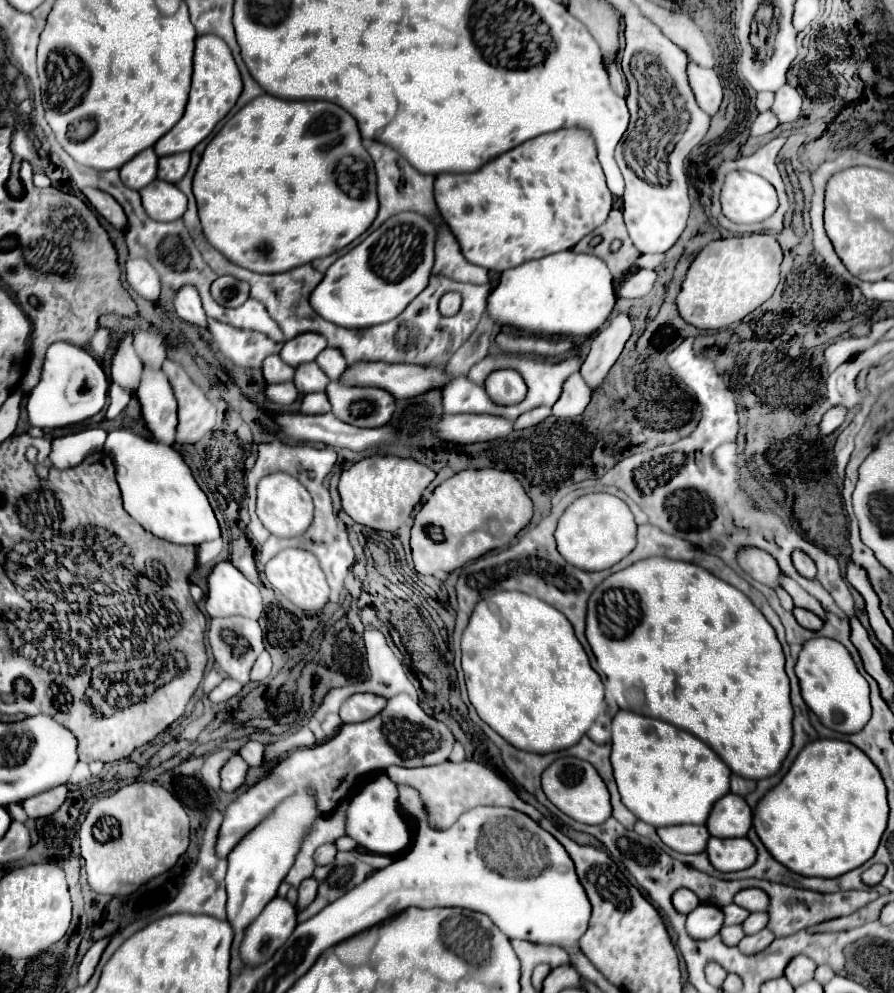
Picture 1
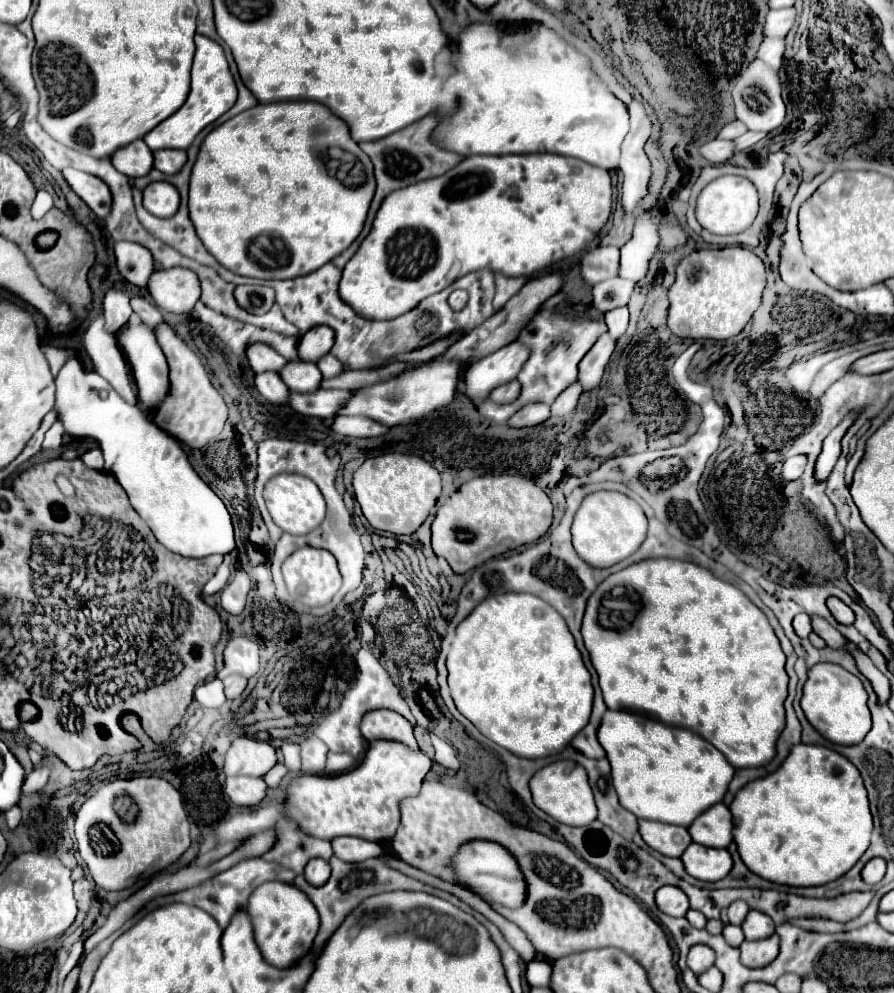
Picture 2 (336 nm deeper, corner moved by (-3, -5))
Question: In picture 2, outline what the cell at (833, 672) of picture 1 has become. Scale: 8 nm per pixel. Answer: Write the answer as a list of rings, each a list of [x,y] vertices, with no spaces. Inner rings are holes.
[[[819,663],[809,669],[809,679],[801,697],[801,709],[821,737],[837,745],[857,745],[871,729],[871,713],[867,709],[867,691],[863,683],[853,673],[833,663]]]

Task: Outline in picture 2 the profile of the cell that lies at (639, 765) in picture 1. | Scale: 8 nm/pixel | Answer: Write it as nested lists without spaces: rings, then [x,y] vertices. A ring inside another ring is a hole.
[[[607,709],[597,735],[613,769],[613,785],[619,795],[619,803],[639,819],[653,819],[689,827],[689,823],[693,823],[693,819],[701,815],[701,811],[709,809],[713,803],[721,803],[723,795],[727,793],[727,785],[733,779],[735,769],[727,763],[721,751],[717,751],[701,735],[689,729],[665,725],[641,713]]]

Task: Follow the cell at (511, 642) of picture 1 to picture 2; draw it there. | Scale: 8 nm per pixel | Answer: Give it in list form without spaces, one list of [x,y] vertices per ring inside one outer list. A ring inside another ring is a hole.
[[[499,593],[481,601],[469,617],[457,625],[447,655],[447,683],[461,715],[465,715],[487,739],[517,757],[539,759],[561,753],[589,723],[593,685],[583,665],[575,639],[565,619],[543,599],[531,593]]]

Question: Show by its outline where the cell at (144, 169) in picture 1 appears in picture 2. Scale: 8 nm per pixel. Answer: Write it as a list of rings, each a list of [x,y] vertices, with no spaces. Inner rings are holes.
[[[137,139],[121,149],[117,149],[111,157],[117,171],[127,177],[143,177],[153,167],[153,151],[145,145],[143,139]]]

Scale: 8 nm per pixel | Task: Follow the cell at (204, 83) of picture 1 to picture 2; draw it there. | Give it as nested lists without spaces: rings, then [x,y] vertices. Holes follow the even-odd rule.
[[[195,35],[195,47],[197,47],[197,51],[195,51],[193,67],[191,67],[191,93],[177,113],[173,113],[165,121],[161,121],[153,131],[149,131],[145,135],[145,143],[149,145],[151,151],[165,149],[165,147],[169,147],[169,149],[189,147],[193,143],[193,139],[197,137],[197,133],[203,127],[207,127],[209,123],[213,123],[215,119],[219,119],[225,111],[229,111],[237,99],[235,81],[229,73],[229,65],[223,55],[223,49],[205,35]]]

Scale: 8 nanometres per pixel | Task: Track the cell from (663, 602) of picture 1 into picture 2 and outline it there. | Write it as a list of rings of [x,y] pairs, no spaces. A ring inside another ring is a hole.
[[[665,557],[663,559],[645,559],[645,561],[639,561],[639,563],[633,563],[625,569],[621,569],[619,573],[609,575],[597,587],[597,591],[587,601],[581,635],[585,639],[585,647],[589,649],[591,663],[595,667],[595,671],[599,673],[599,685],[603,691],[605,705],[609,709],[629,709],[629,711],[639,709],[667,725],[693,729],[695,733],[703,735],[709,743],[713,743],[735,769],[763,767],[775,757],[775,743],[785,727],[783,701],[787,697],[787,683],[789,683],[789,677],[785,673],[785,653],[781,651],[779,639],[775,637],[773,627],[769,625],[767,617],[761,613],[759,607],[755,607],[749,601],[749,597],[741,589],[717,579],[711,571],[707,571],[695,563],[689,563],[689,561],[677,561],[677,559],[665,559]]]

